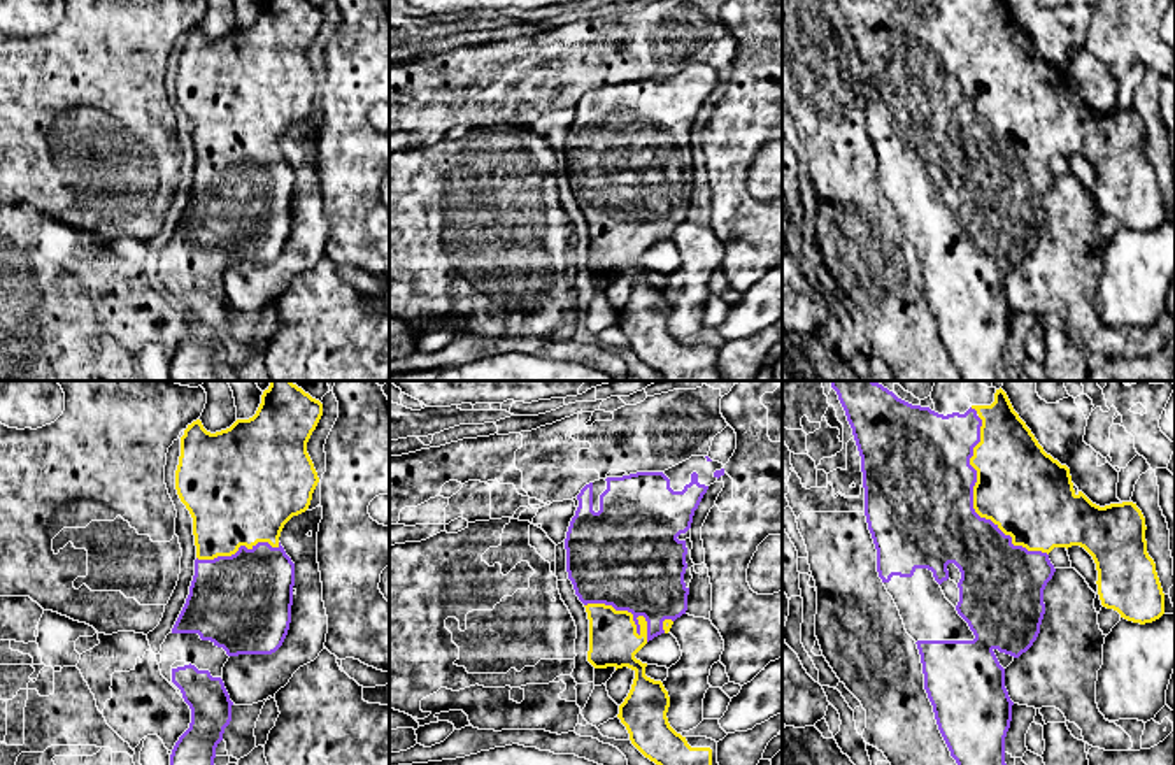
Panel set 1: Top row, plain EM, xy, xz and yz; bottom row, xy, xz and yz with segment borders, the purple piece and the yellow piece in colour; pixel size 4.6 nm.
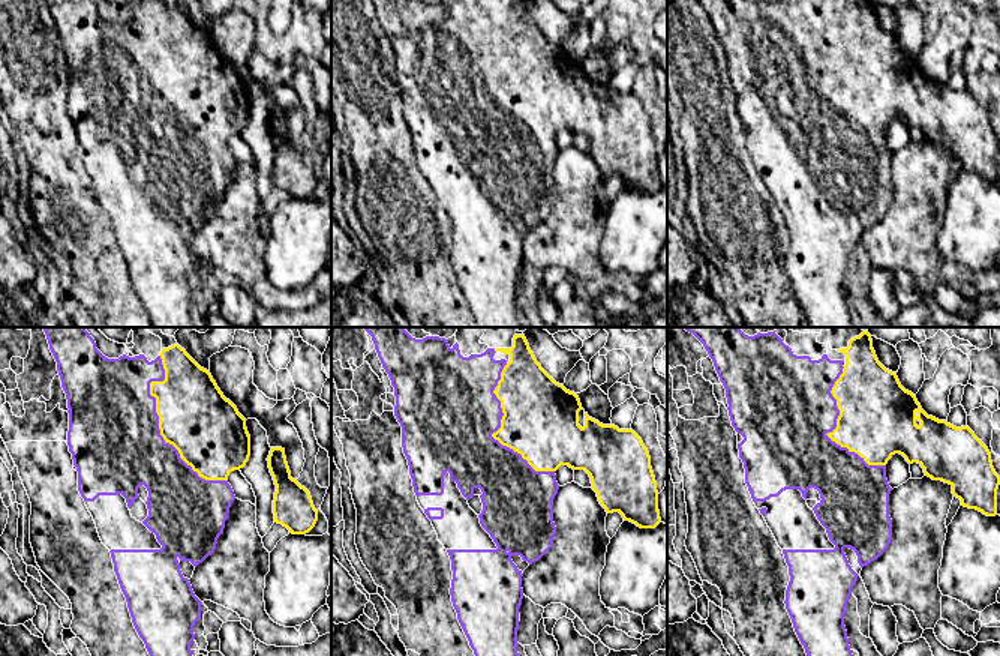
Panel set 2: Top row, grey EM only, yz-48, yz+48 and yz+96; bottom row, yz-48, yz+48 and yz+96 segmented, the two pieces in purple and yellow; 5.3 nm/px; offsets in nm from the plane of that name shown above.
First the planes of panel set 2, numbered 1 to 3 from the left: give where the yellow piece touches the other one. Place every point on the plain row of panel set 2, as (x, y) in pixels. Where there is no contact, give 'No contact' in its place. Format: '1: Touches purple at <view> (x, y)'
1: Touches purple at yz-48 (158, 89)
2: Touches purple at yz+48 (495, 95)
3: Touches purple at yz+96 (831, 95)

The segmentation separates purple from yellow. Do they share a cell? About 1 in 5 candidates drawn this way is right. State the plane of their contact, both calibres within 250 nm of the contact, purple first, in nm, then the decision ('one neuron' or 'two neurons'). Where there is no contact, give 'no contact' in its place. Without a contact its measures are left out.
contact in yz; calibres 500 and 400 nm; one neuron

